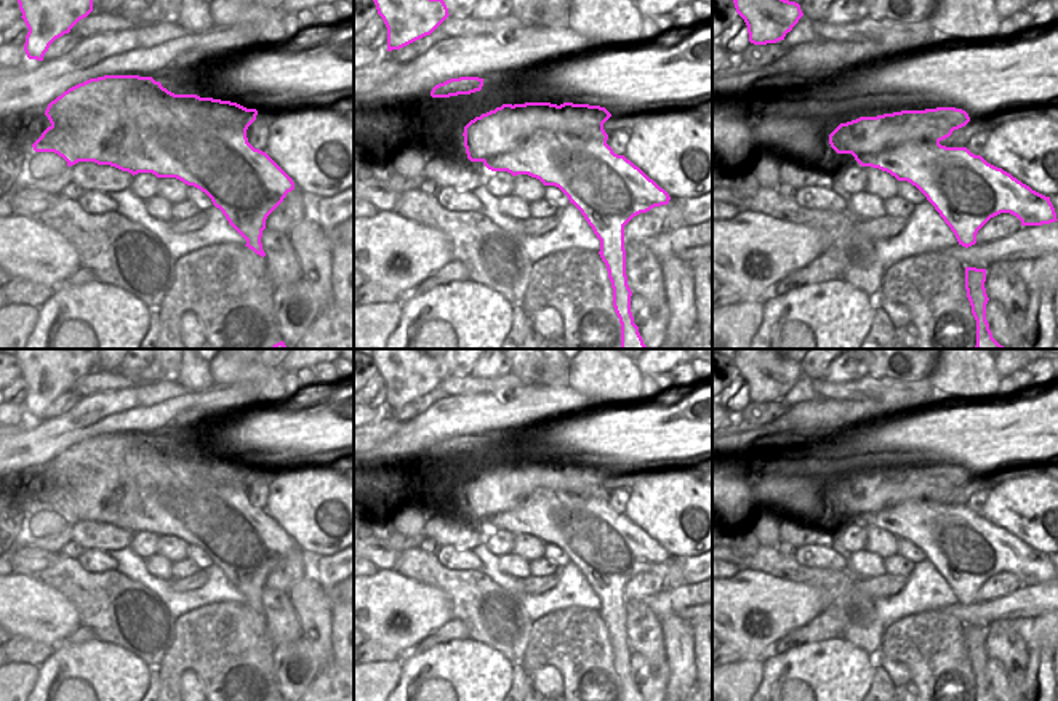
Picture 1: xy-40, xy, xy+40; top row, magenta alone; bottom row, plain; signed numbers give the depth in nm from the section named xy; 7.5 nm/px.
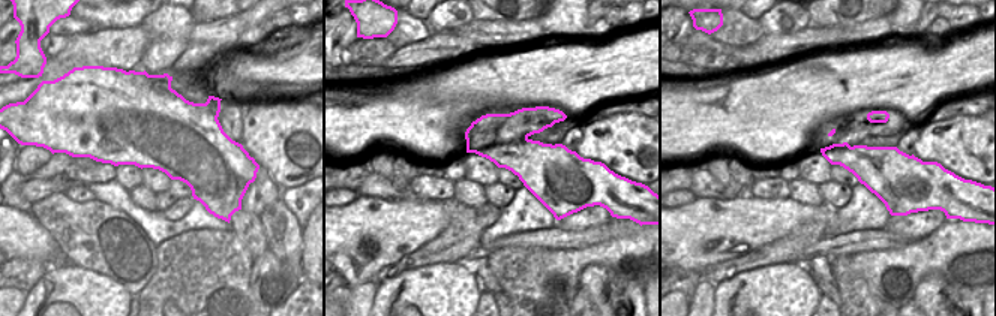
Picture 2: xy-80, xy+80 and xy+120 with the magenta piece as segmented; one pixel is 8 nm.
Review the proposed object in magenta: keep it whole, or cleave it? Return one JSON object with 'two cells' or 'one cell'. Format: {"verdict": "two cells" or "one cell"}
{"verdict": "one cell"}

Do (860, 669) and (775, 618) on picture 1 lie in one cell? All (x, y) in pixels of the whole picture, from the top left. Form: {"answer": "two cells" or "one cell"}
{"answer": "two cells"}

